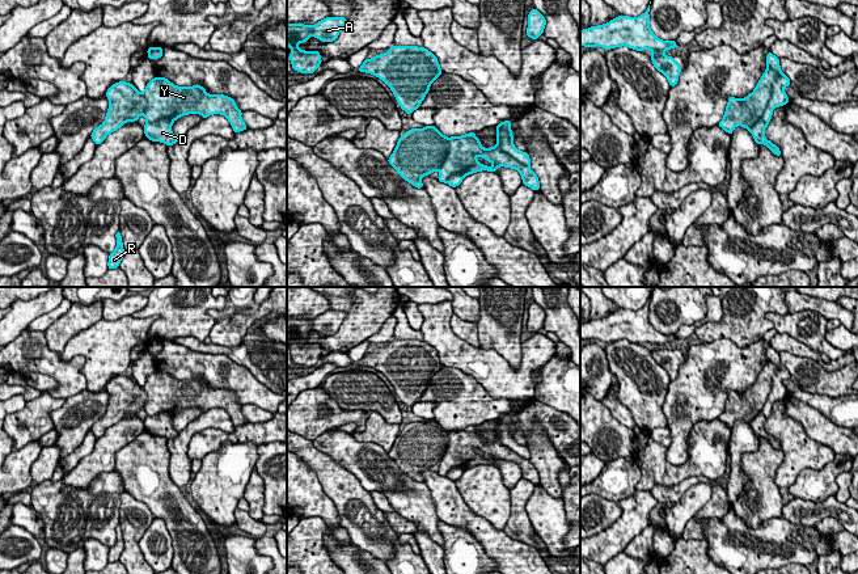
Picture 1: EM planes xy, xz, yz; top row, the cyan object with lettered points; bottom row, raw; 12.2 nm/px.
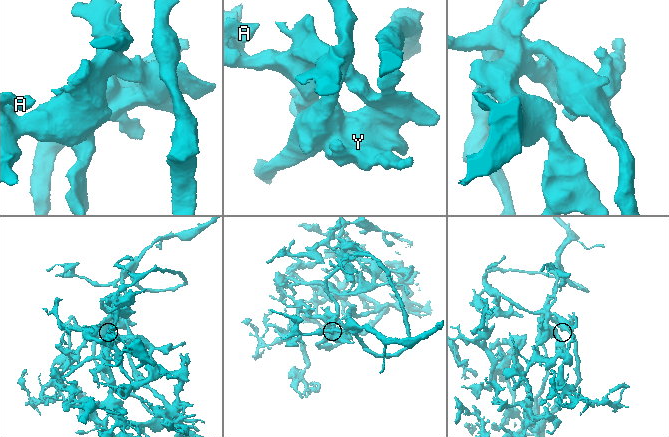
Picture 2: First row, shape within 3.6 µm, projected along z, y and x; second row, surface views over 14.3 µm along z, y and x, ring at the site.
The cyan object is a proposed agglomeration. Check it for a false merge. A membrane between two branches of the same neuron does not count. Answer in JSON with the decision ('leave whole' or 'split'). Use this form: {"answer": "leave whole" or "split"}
{"answer": "split"}

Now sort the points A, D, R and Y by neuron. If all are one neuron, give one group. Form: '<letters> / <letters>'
A R Y / D

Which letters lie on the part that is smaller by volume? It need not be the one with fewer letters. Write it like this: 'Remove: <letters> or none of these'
Remove: D

